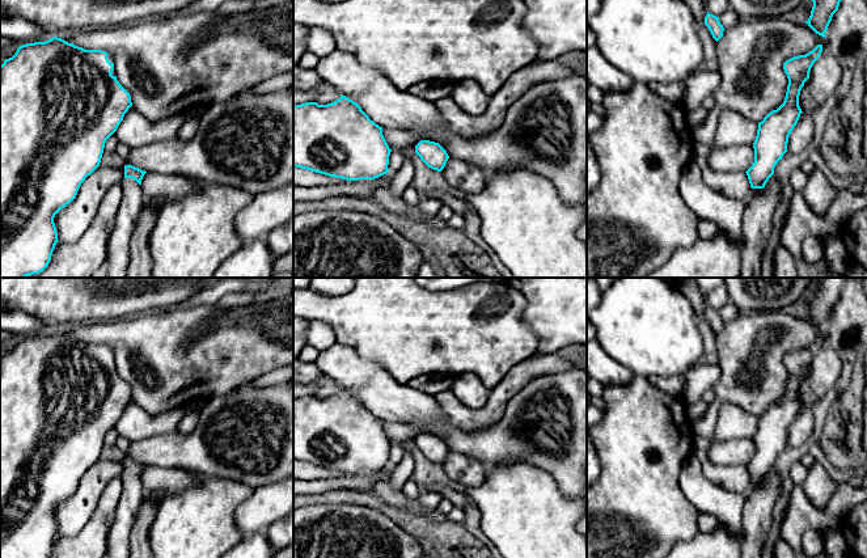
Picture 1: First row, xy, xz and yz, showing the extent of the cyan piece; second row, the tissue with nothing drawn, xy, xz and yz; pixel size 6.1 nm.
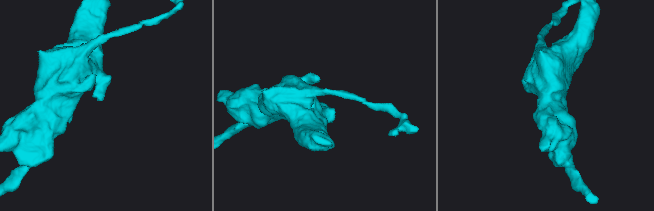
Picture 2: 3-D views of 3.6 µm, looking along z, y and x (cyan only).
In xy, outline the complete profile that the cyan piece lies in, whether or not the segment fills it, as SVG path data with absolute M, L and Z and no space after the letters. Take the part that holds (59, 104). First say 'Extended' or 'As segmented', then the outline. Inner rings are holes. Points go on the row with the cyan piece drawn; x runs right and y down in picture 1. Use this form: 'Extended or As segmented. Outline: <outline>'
As segmented. Outline: M52 37L46 42L20 46L16 54L0 65L0 278L26 278L42 272L48 266L59 241L55 215L76 198L81 183L100 166L106 140L117 131L132 106L130 93L119 84L117 76L111 75L114 63L109 62L107 55L106 51L85 50Z

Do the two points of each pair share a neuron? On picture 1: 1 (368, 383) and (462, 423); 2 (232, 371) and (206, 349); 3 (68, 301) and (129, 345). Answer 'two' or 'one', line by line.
1: two
2: one
3: two

